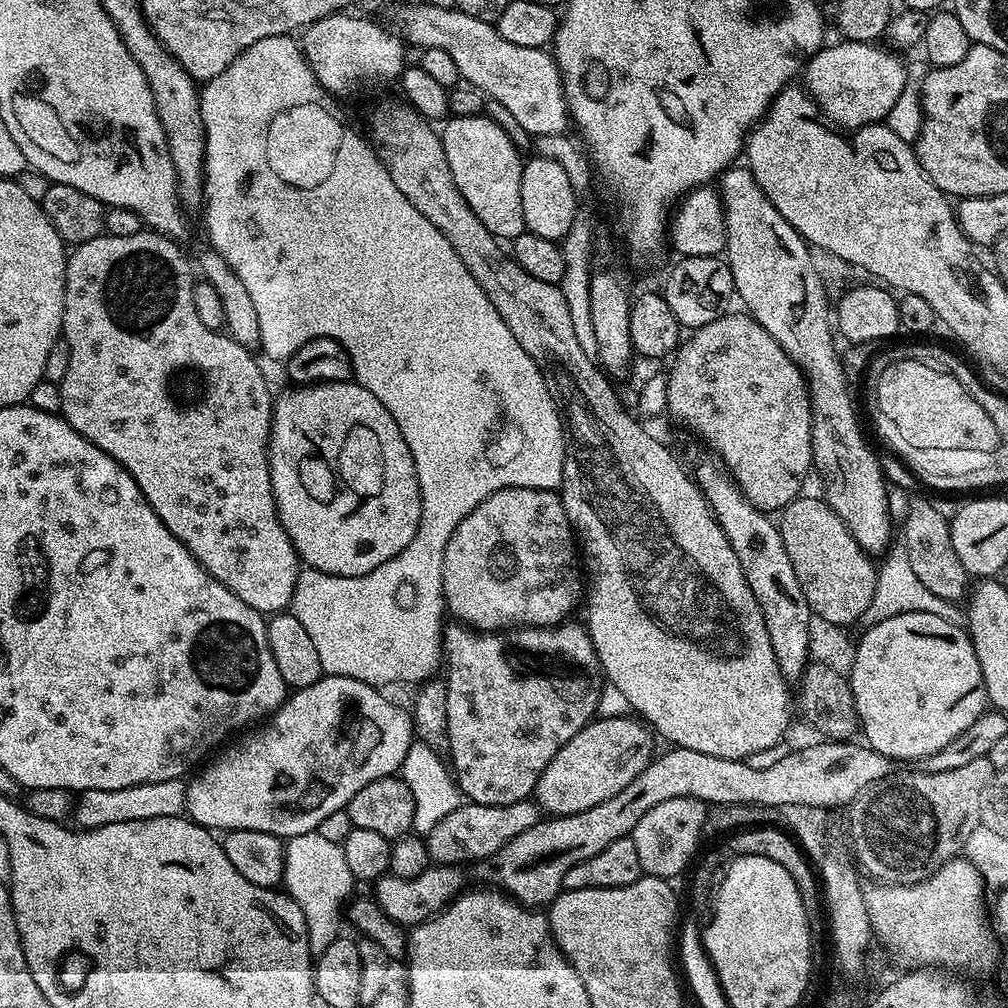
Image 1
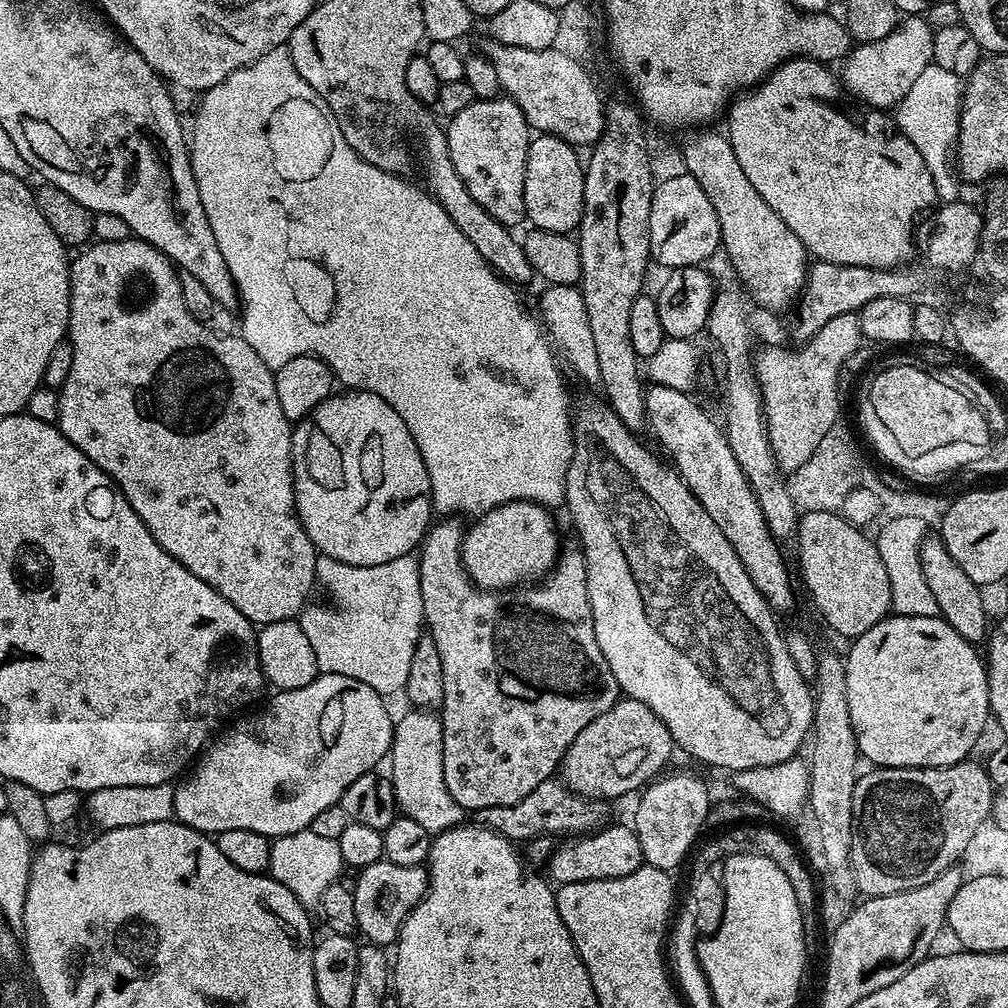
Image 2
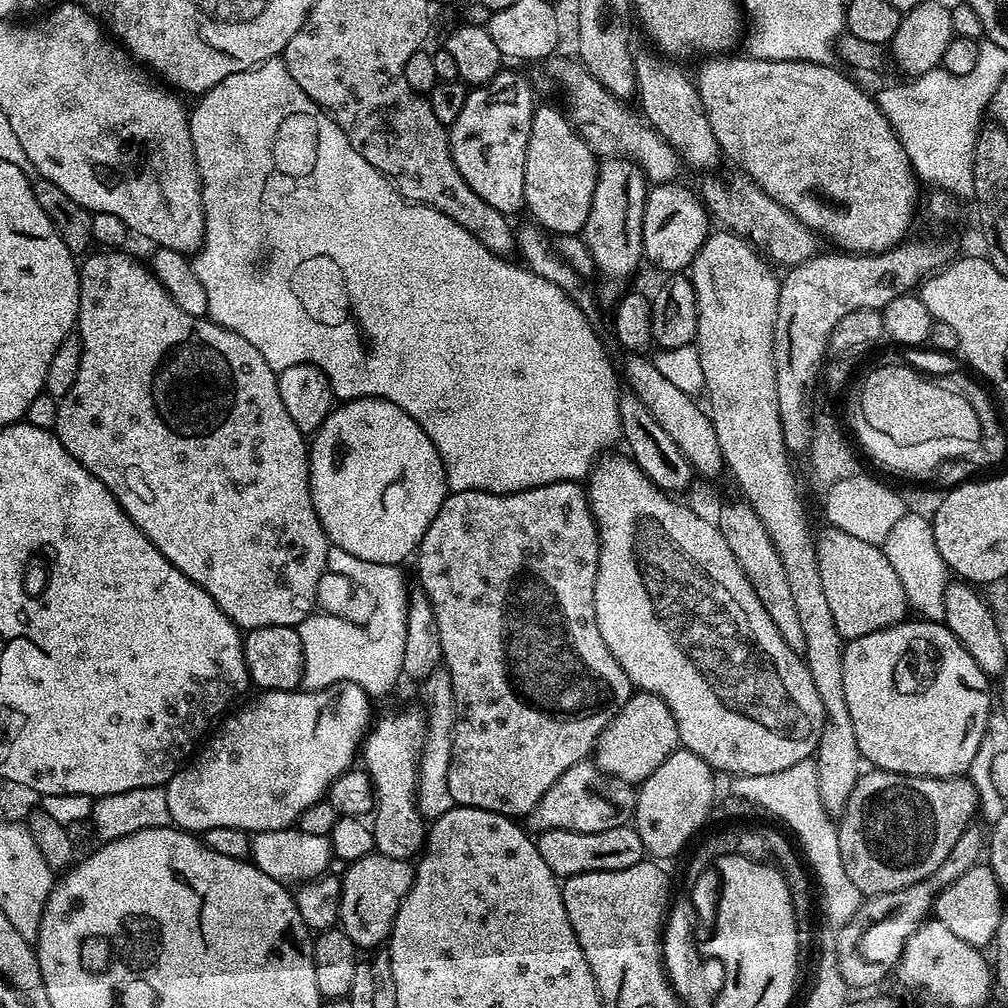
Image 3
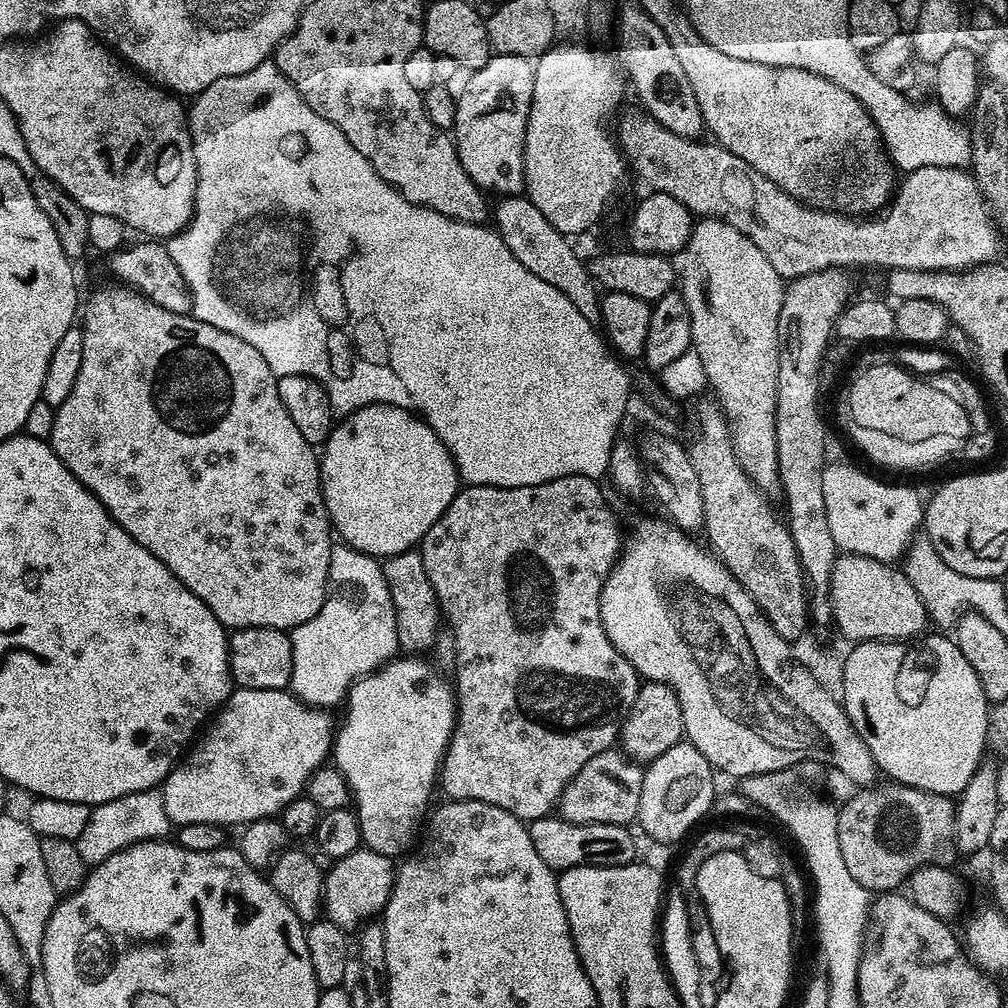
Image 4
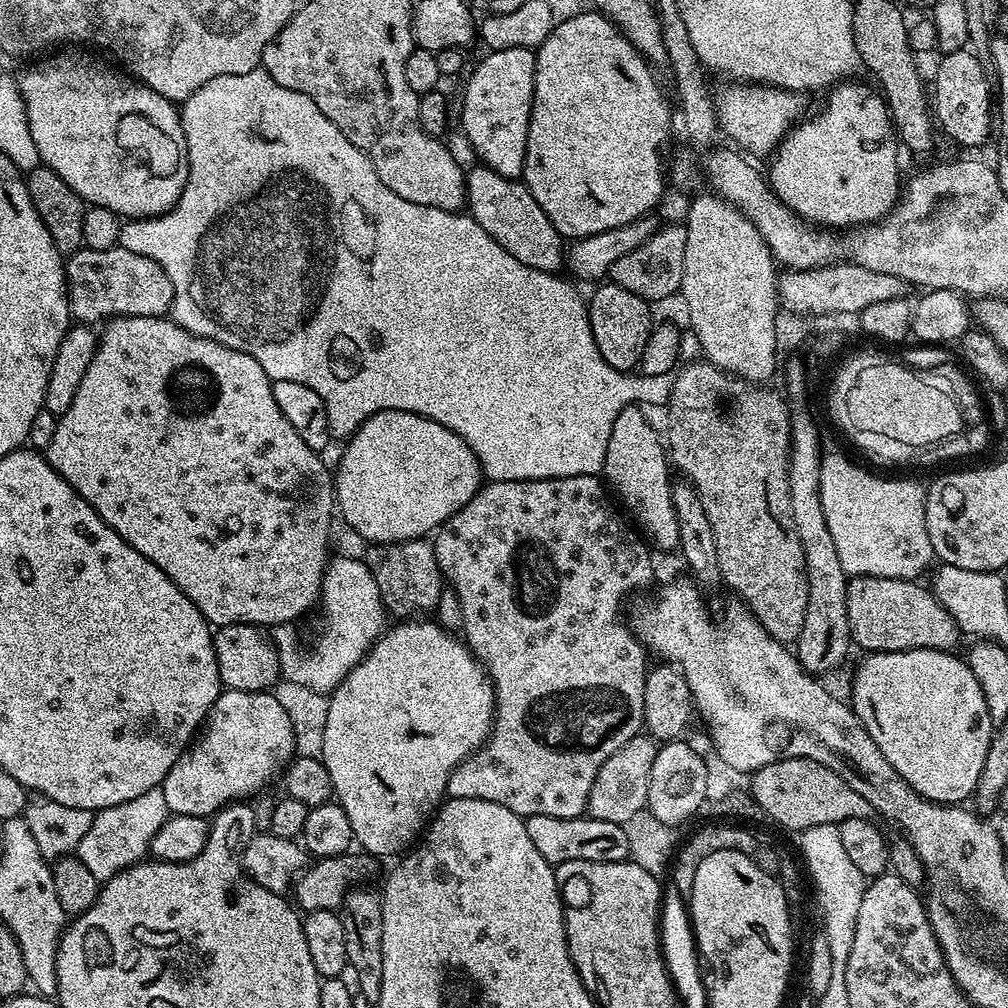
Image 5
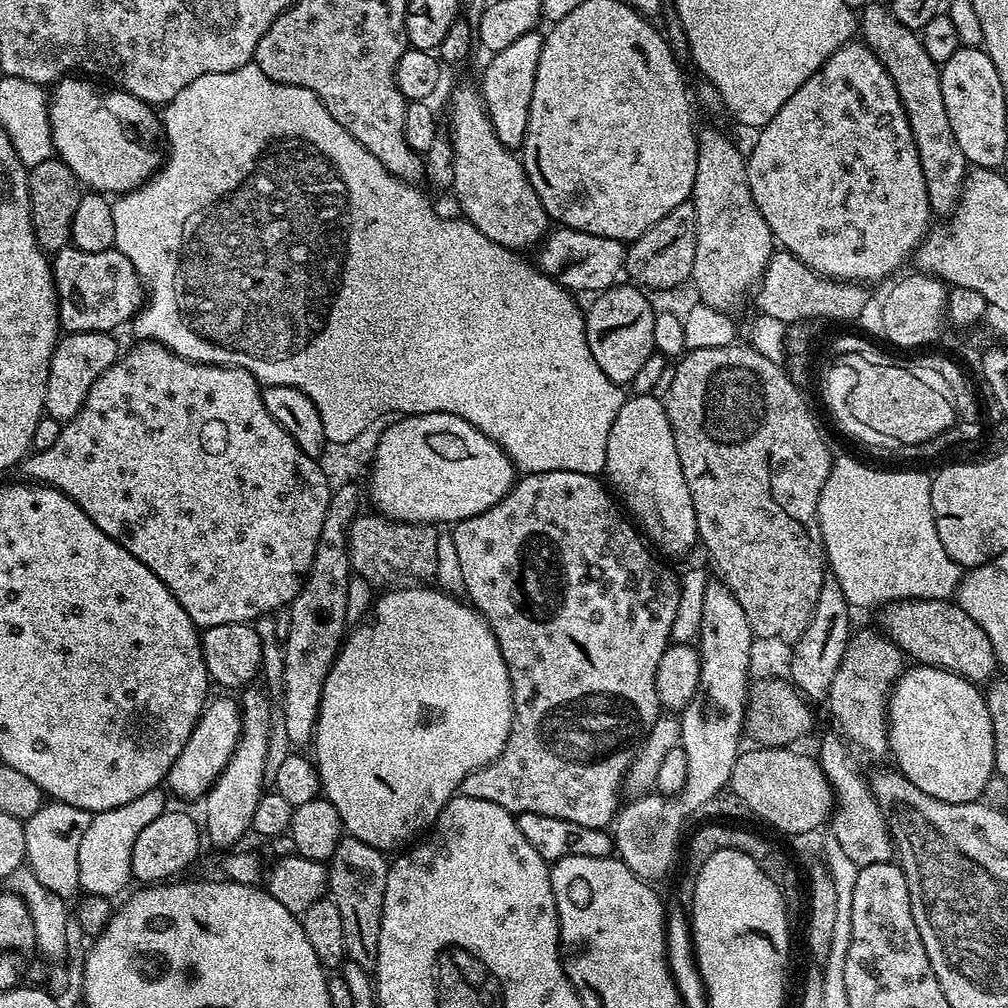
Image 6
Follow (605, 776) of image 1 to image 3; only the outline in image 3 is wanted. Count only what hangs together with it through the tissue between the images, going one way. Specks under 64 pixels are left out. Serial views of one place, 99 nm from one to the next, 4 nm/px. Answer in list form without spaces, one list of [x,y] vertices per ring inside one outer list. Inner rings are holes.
[[[636,690],[606,730],[602,730],[594,749],[594,763],[606,774],[636,786],[654,774],[654,770],[658,770],[658,766],[680,747],[678,726],[674,714],[670,714],[670,706],[666,706],[661,696]]]

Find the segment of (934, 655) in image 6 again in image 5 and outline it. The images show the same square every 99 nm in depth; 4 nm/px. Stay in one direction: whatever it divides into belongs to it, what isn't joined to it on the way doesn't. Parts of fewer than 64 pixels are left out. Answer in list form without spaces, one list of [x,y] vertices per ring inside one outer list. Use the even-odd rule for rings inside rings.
[[[853,576],[849,579],[848,589],[846,590],[846,618],[850,622],[850,630],[852,631],[852,639],[855,647],[864,648],[868,652],[905,652],[906,650],[914,650],[915,648],[942,648],[945,650],[955,649],[955,644],[962,639],[962,633],[959,625],[956,624],[954,618],[950,618],[950,614],[938,602],[938,598],[932,593],[931,587],[920,585],[916,580],[895,580],[894,578],[878,578],[877,576]]]

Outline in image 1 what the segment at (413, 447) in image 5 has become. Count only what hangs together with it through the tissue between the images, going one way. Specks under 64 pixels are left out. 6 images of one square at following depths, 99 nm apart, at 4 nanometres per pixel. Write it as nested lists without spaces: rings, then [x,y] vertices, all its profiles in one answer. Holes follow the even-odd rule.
[[[339,380],[325,384],[306,384],[303,386],[289,387],[289,392],[284,392],[275,397],[272,405],[272,433],[268,439],[268,461],[270,462],[270,482],[274,490],[274,502],[280,515],[282,526],[290,538],[296,553],[301,561],[309,568],[317,568],[326,574],[335,576],[361,576],[370,574],[382,562],[390,562],[406,546],[410,546],[414,534],[418,534],[418,522],[422,518],[422,494],[418,474],[414,470],[414,458],[410,454],[410,446],[406,446],[406,438],[402,438],[402,430],[398,430],[398,422],[390,418],[390,410],[370,394],[361,384],[352,380]]]

